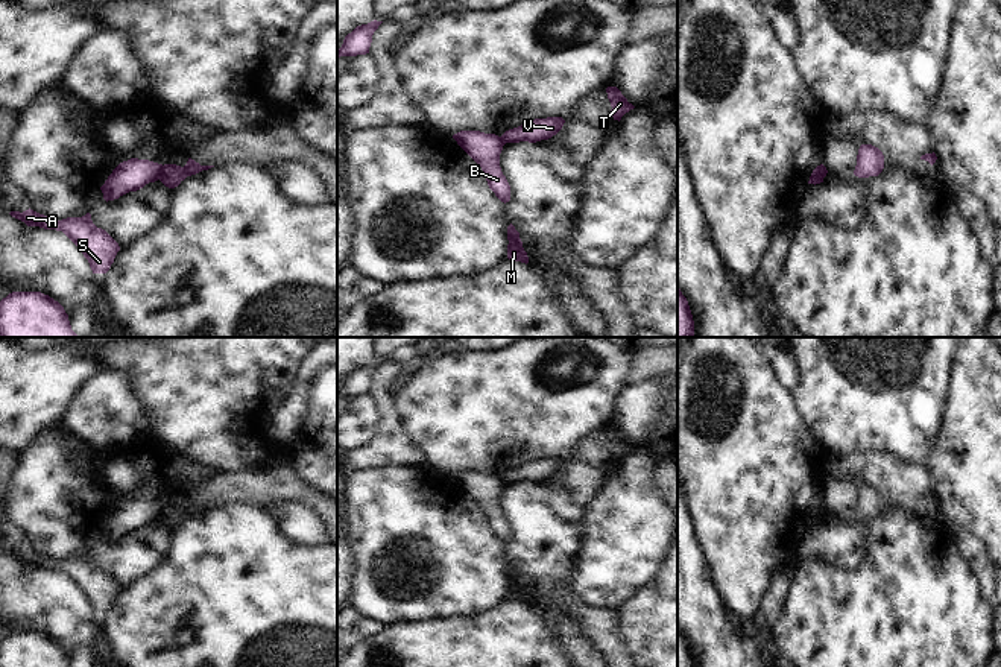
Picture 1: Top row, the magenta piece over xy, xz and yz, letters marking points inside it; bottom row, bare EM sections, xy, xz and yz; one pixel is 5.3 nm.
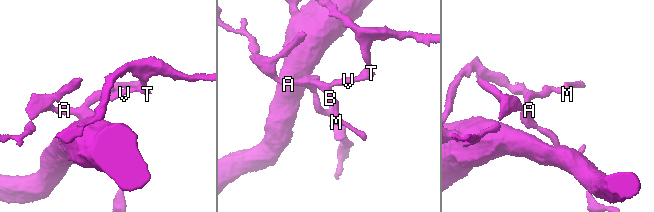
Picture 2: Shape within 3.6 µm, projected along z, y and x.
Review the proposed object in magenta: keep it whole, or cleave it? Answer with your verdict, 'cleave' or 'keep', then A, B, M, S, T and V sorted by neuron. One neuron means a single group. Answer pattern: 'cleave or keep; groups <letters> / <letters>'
cleave; groups A B M S / T V

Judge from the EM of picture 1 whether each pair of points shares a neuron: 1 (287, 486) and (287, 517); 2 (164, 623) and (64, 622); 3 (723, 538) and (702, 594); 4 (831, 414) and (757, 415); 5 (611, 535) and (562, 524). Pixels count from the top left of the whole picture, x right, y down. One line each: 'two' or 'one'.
1: two
2: two
3: two
4: two
5: two

